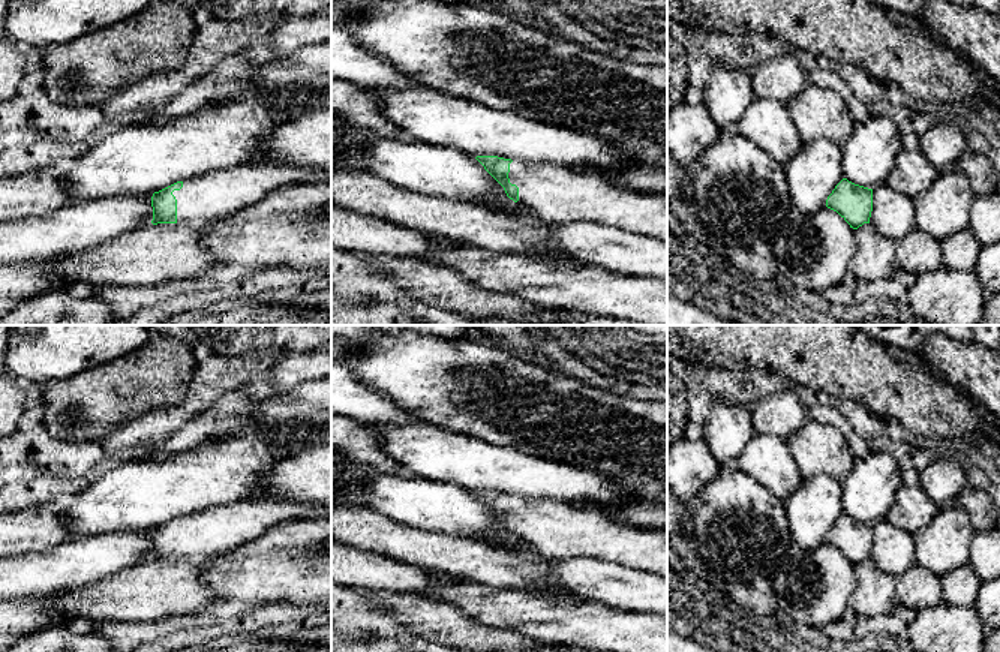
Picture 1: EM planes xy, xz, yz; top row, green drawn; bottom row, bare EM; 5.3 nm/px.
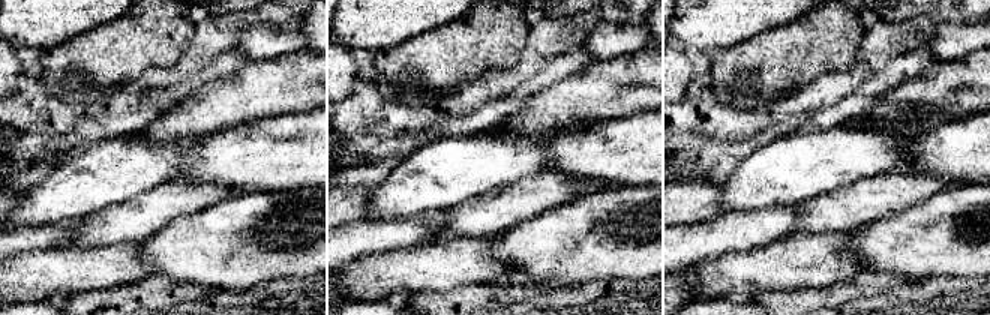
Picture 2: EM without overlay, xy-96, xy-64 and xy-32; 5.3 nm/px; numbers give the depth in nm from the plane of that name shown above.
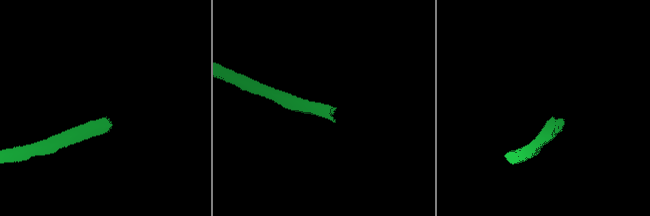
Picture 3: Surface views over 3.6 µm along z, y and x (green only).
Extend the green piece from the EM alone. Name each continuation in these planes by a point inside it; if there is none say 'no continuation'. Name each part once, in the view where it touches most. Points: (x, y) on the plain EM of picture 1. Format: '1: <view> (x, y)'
1: xy (203, 534)

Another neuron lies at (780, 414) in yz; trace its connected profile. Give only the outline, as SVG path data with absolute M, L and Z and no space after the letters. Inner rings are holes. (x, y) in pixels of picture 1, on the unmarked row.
M793 388L775 391L753 402L750 406L754 432L787 439L798 432L805 420L807 408Z

